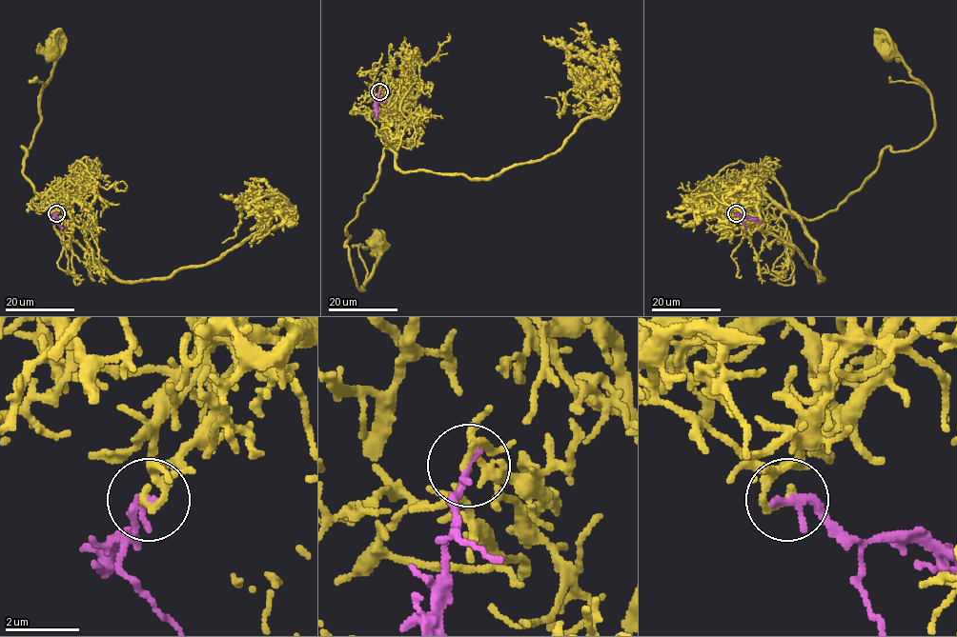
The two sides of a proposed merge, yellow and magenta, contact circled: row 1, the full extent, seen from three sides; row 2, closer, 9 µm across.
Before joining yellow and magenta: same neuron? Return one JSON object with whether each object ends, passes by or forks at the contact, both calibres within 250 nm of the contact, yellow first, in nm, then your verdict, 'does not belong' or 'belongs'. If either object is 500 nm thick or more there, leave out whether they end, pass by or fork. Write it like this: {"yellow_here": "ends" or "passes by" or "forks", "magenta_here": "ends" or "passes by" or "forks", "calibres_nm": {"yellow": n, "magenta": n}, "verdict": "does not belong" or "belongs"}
{"yellow_here": "ends", "magenta_here": "ends", "calibres_nm": {"yellow": 200, "magenta": 280}, "verdict": "does not belong"}

